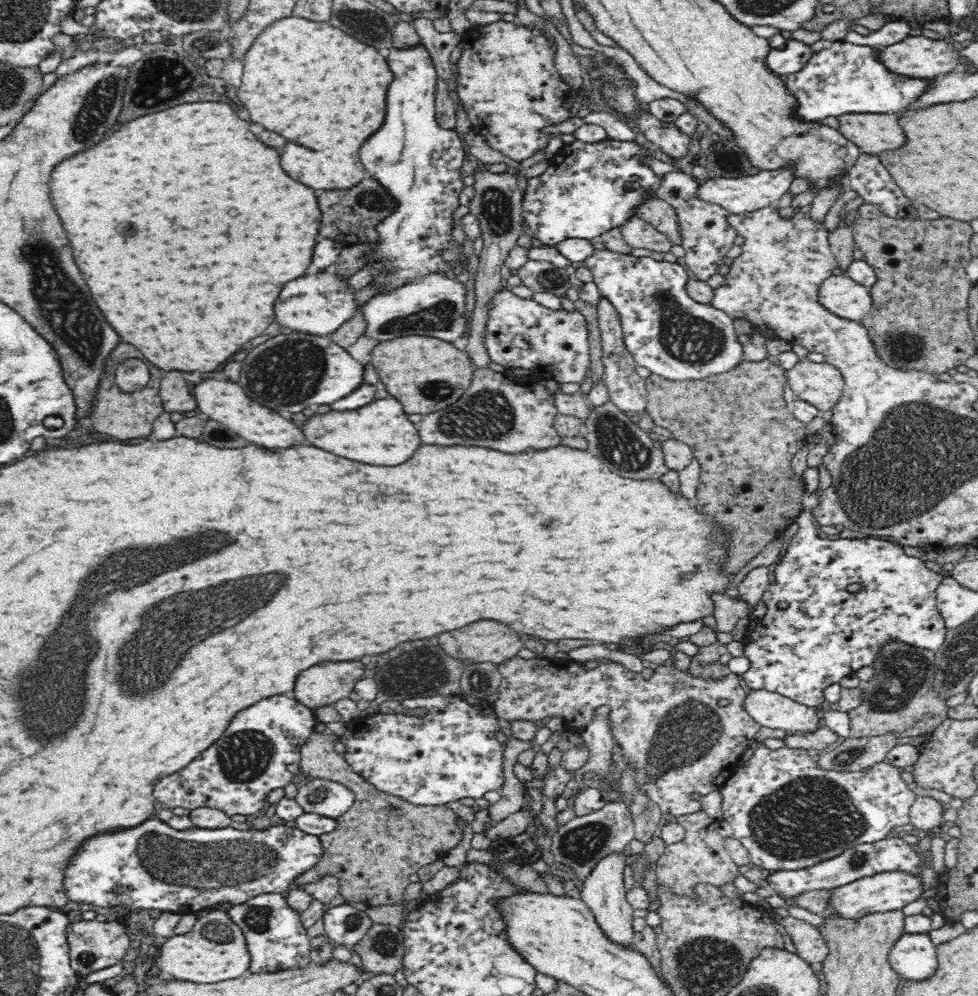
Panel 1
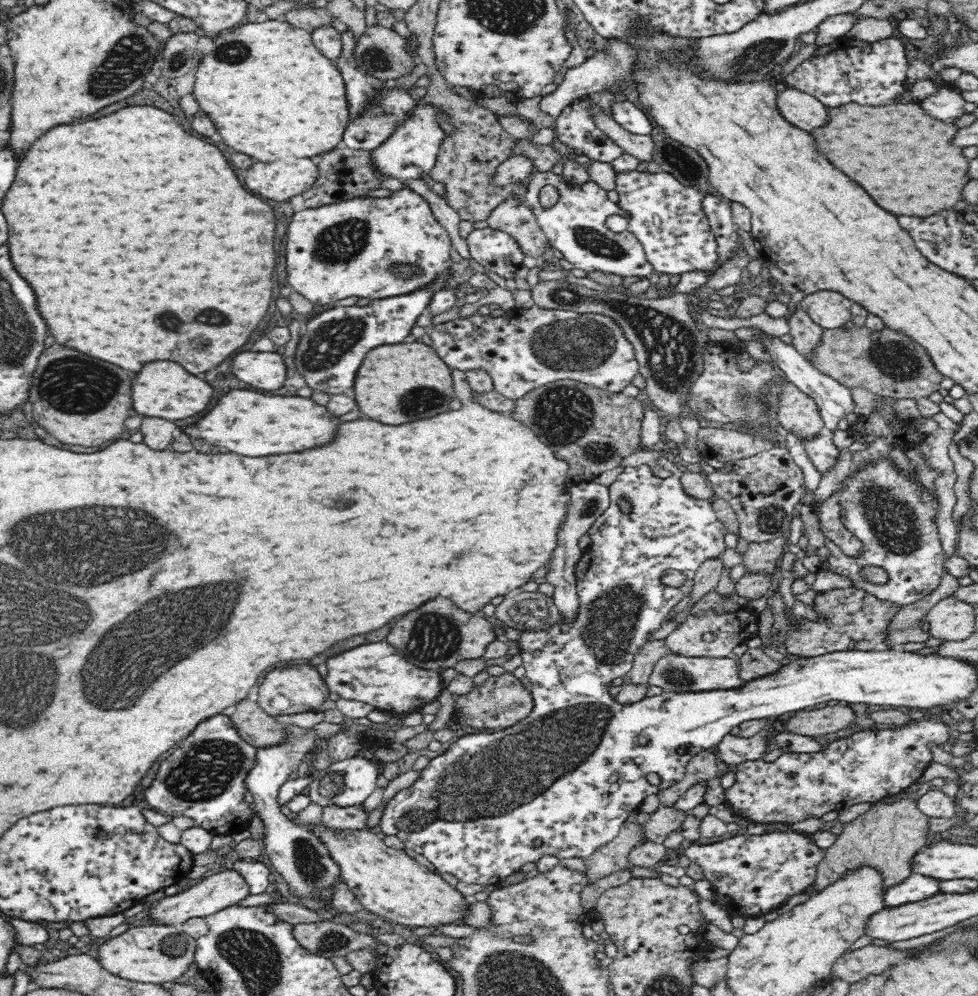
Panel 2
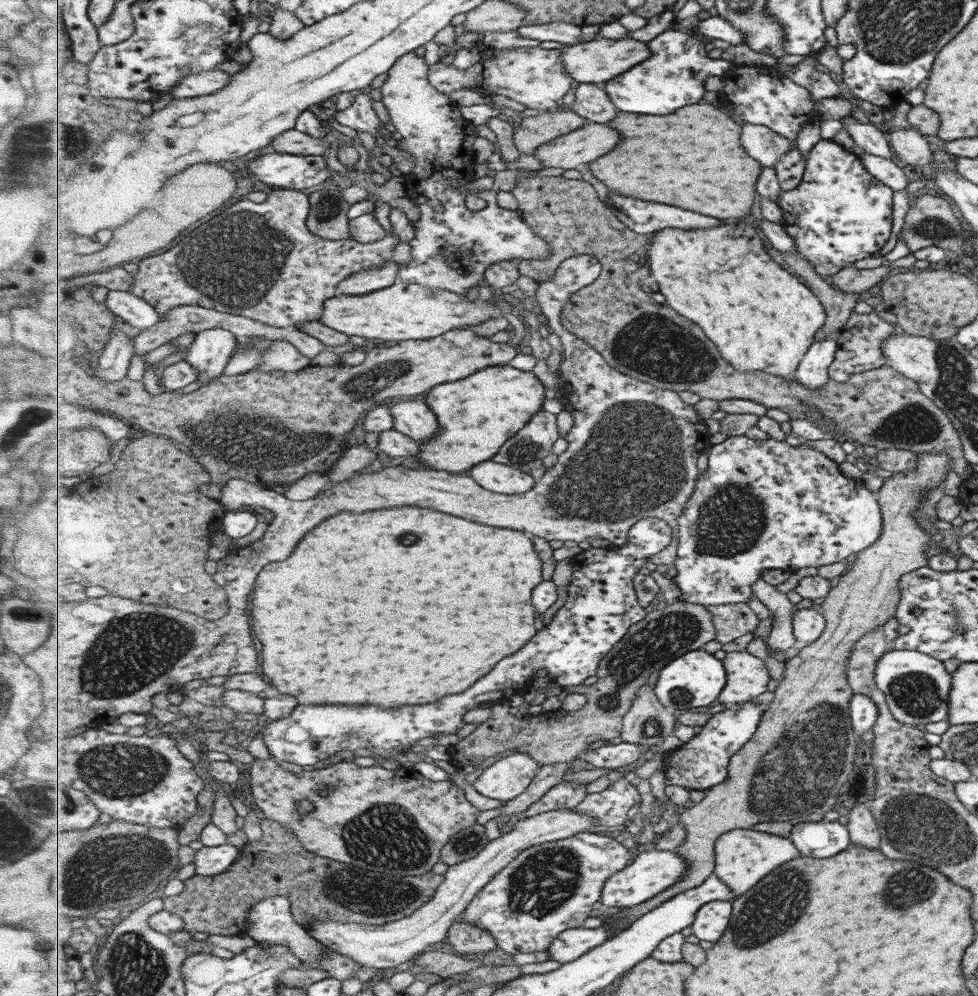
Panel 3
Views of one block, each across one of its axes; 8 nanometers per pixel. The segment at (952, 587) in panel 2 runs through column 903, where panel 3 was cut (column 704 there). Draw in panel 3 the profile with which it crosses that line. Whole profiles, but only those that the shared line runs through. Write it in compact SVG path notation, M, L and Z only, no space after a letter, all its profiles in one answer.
M679 600L662 610L651 611L644 621L634 624L602 660L596 683L591 686L579 684L563 687L570 694L587 696L585 708L577 711L544 710L542 716L519 718L512 714L507 703L494 704L490 707L490 716L449 750L452 762L459 769L475 768L481 763L513 756L514 753L530 754L541 766L571 762L579 758L593 742L610 741L621 736L625 715L633 708L637 692L649 682L651 674L660 674L667 664L687 652L701 649L715 637L717 629L713 614L704 604Z

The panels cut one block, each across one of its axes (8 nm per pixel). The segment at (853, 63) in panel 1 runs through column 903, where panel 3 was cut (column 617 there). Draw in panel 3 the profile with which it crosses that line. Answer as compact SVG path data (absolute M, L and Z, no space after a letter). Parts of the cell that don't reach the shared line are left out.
M667 28L648 42L651 57L642 64L606 82L605 92L613 100L613 104L623 112L633 114L657 114L667 116L683 106L691 106L703 100L707 88L705 82L711 76L725 77L734 62L709 58L709 51L701 36L686 34L679 30Z

